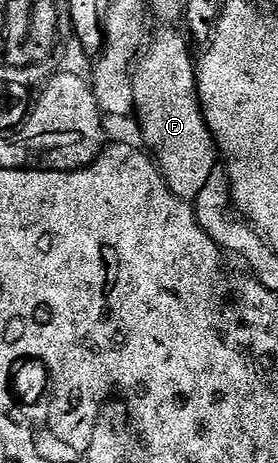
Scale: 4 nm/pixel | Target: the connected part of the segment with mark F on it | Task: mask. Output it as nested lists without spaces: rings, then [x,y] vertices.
[[[164,28],[149,39],[132,74],[134,112],[145,147],[151,152],[168,189],[189,202],[195,201],[218,164],[216,143],[200,107],[195,67],[185,38],[172,28]]]

